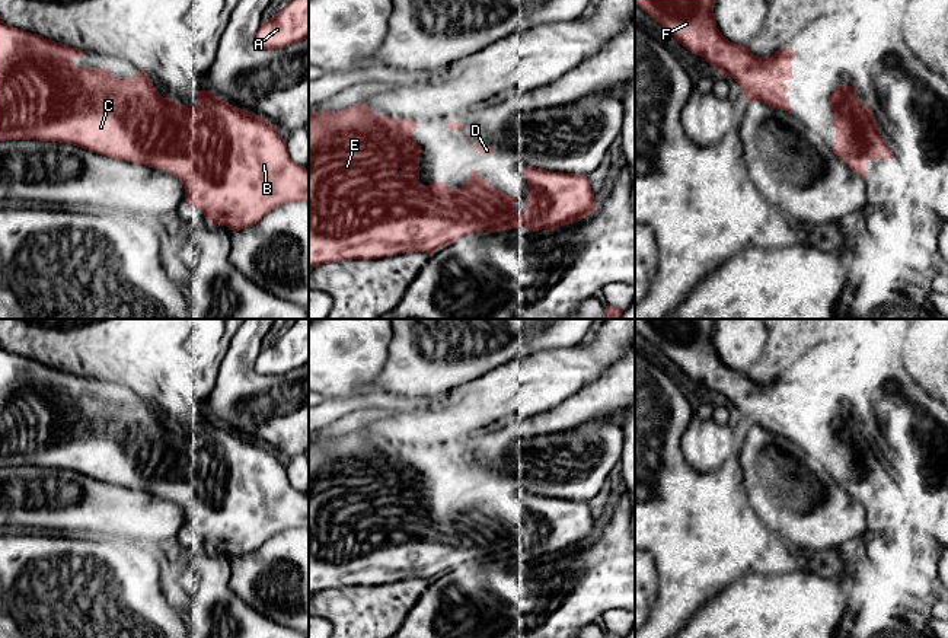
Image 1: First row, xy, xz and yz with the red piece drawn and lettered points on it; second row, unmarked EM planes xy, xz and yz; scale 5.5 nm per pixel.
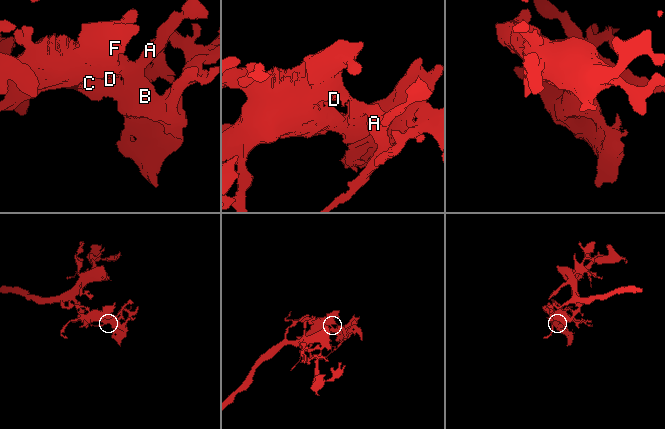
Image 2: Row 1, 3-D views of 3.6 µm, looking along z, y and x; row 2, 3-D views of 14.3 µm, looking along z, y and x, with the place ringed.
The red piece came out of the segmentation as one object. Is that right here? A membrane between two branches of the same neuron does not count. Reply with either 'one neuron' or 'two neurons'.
one neuron

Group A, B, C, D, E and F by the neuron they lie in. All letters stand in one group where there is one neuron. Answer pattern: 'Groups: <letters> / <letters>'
Groups: A B C D E F

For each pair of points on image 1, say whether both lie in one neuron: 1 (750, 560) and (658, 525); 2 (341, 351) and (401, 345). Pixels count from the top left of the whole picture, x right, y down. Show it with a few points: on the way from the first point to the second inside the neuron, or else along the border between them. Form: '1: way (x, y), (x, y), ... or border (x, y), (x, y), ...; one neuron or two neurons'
1: way (727, 539), (706, 535), (695, 525), (682, 525); one neuron
2: border (392, 334), (388, 360), (374, 379); two neurons

